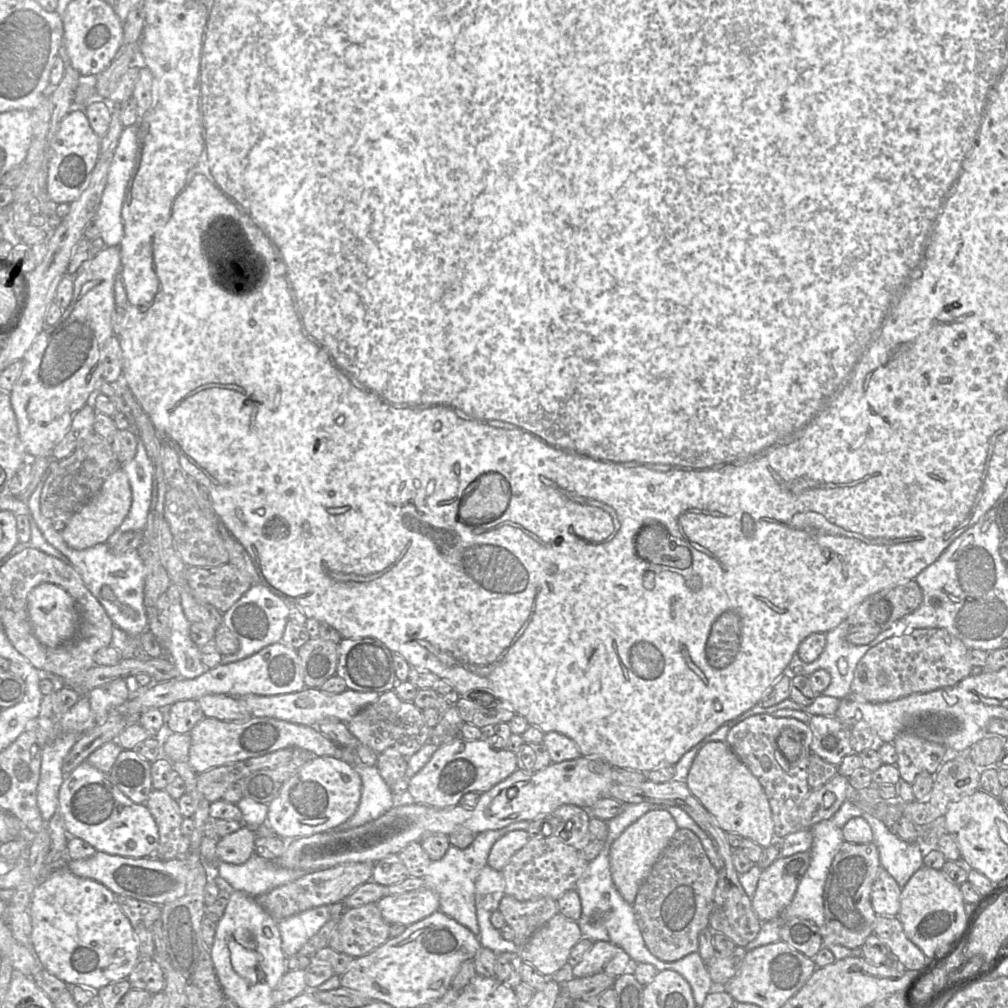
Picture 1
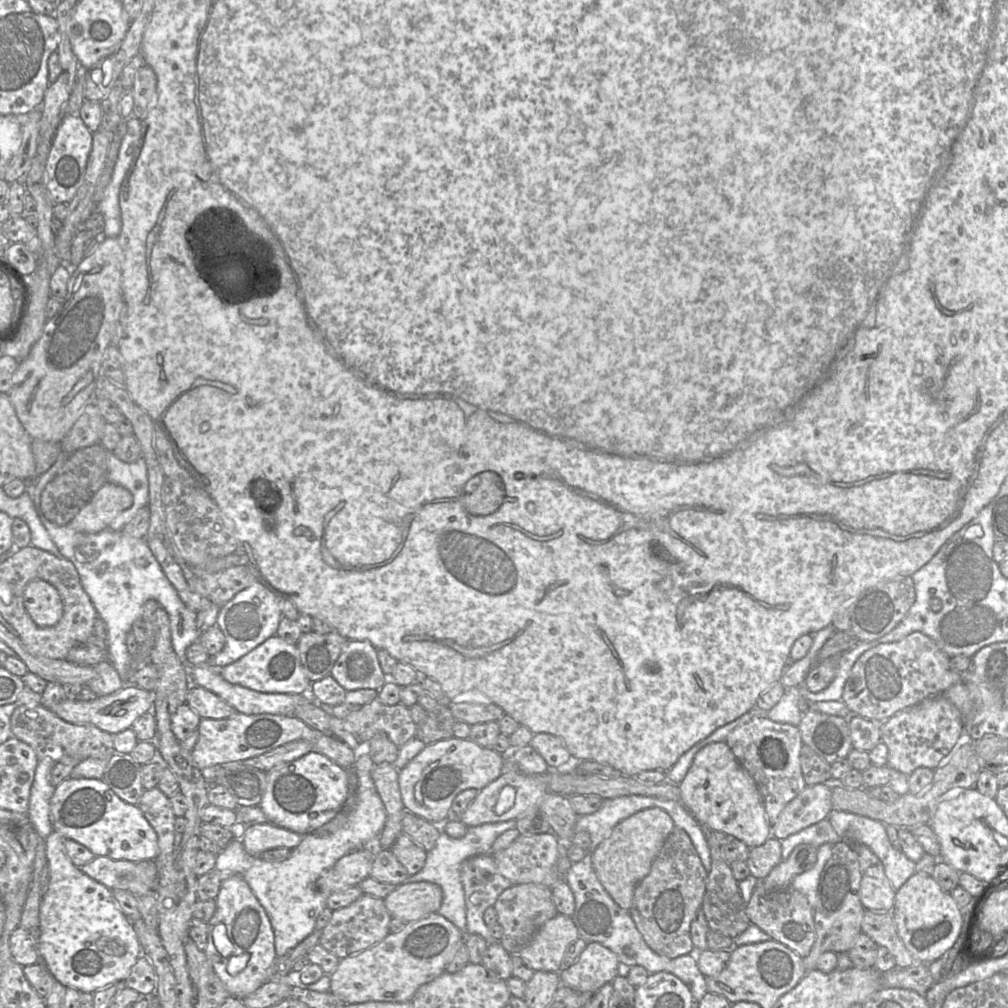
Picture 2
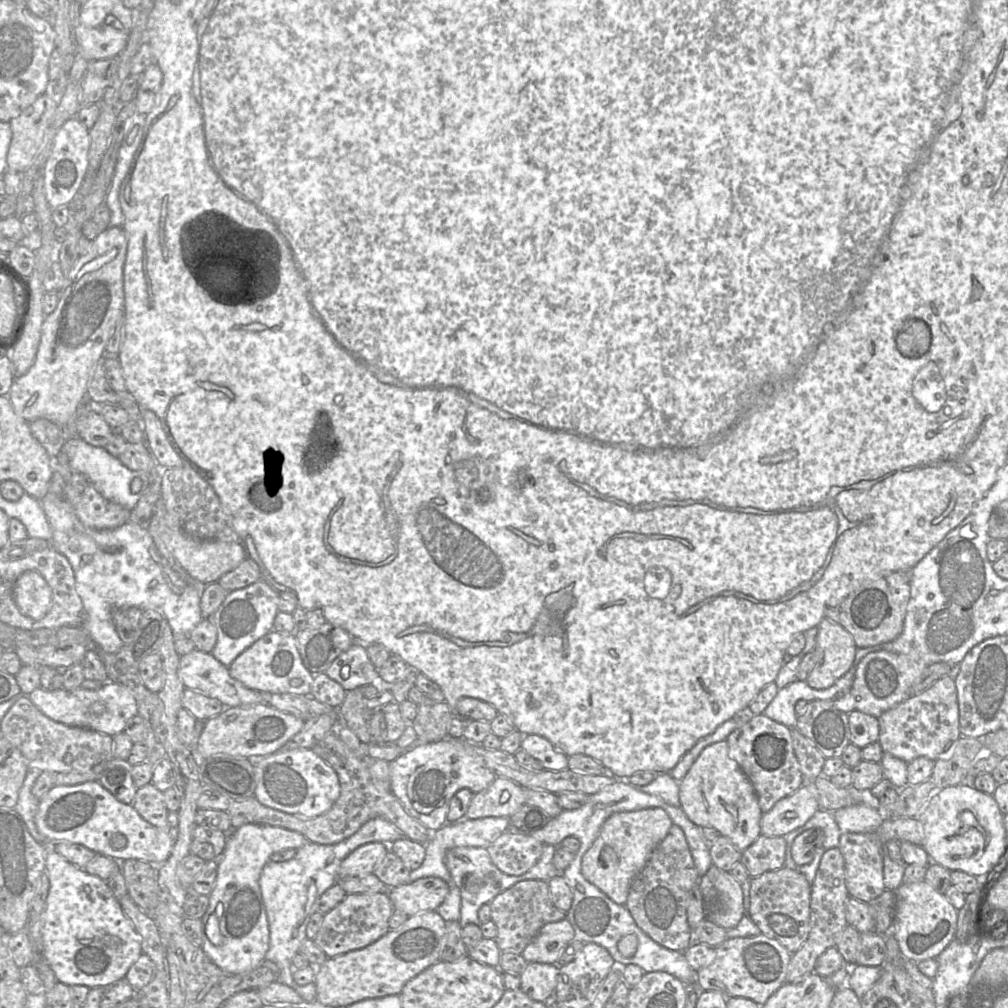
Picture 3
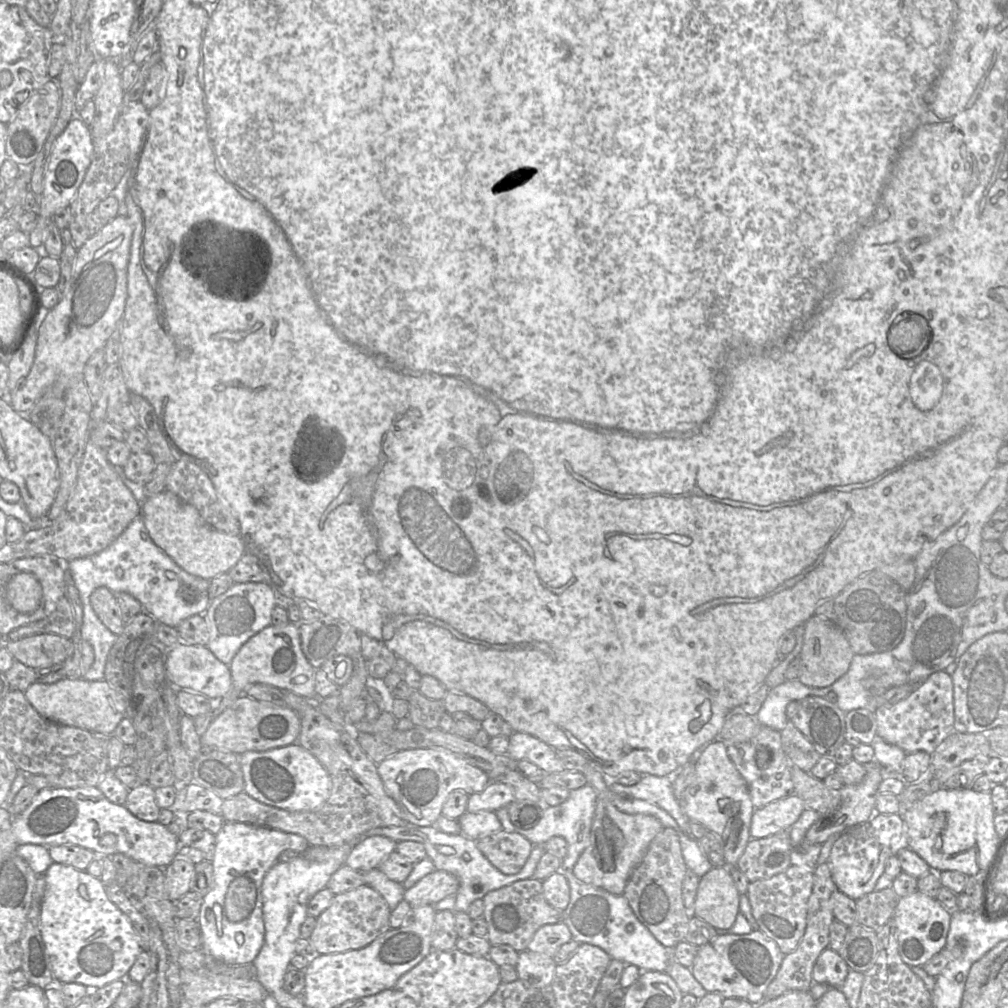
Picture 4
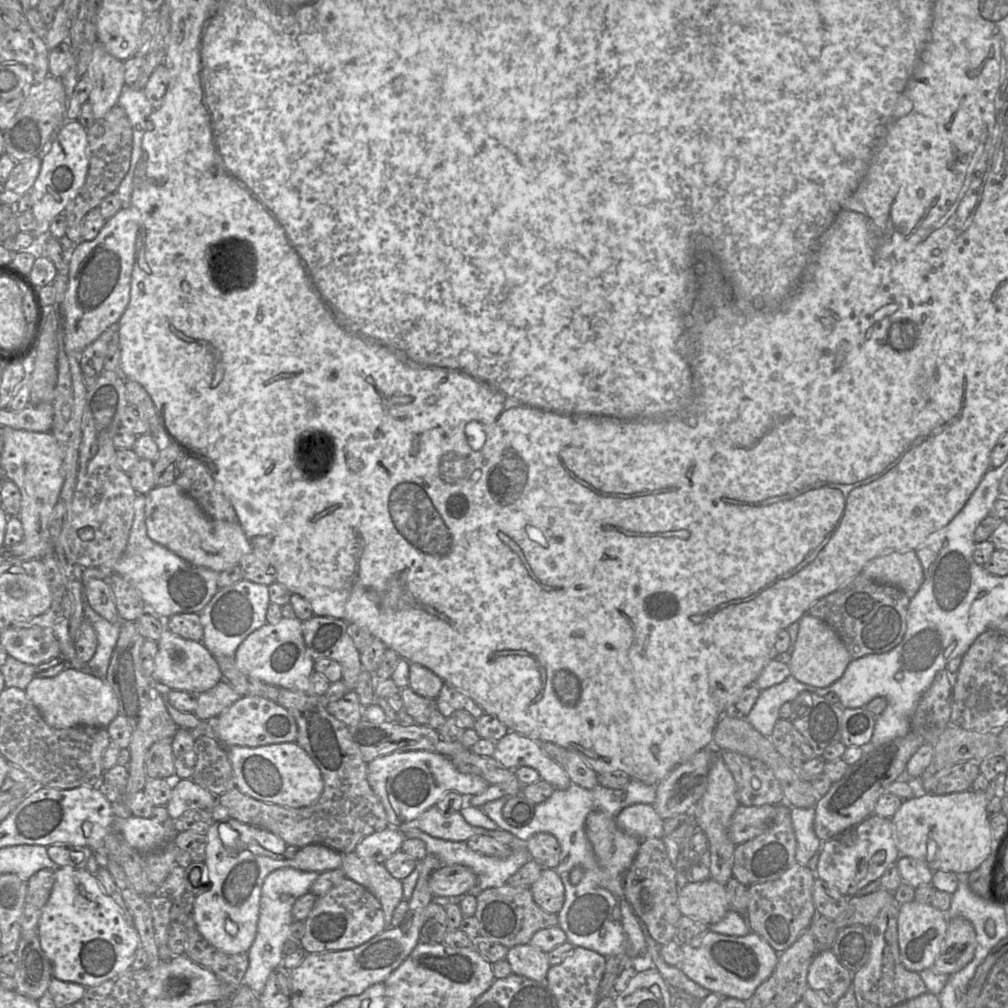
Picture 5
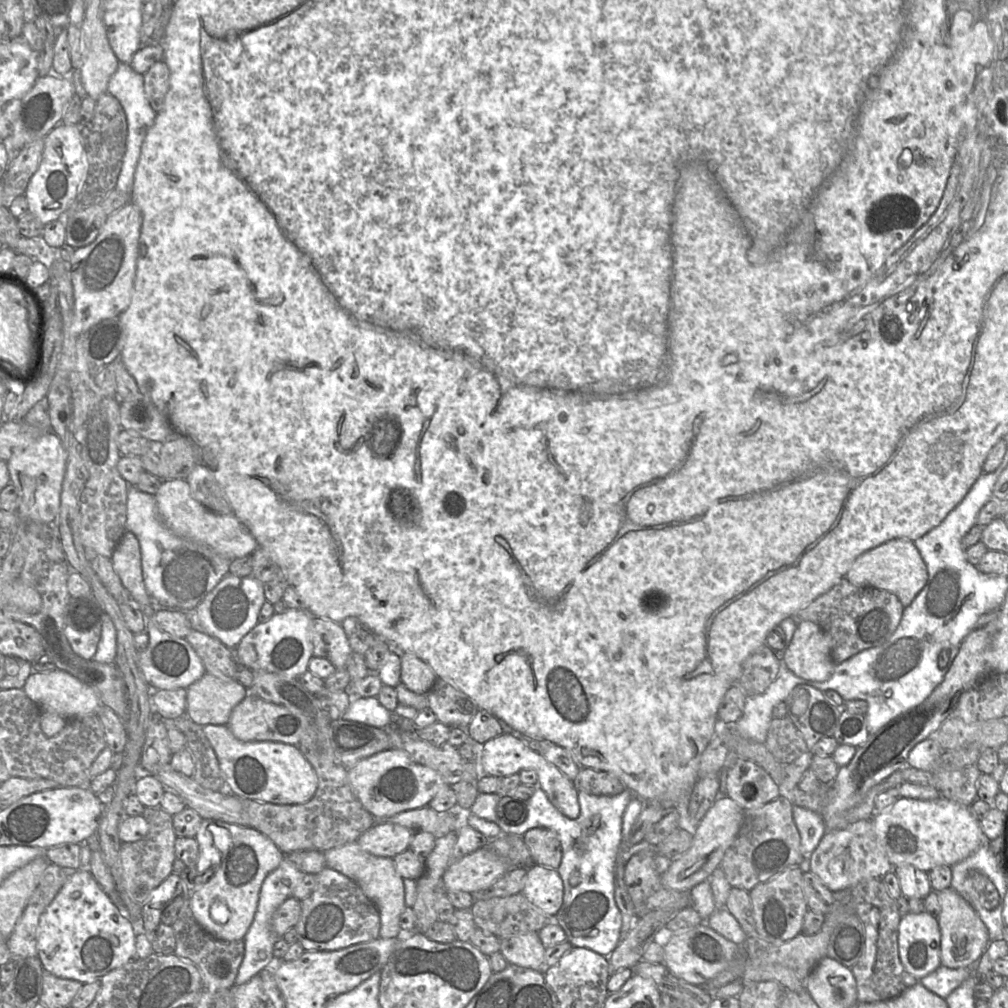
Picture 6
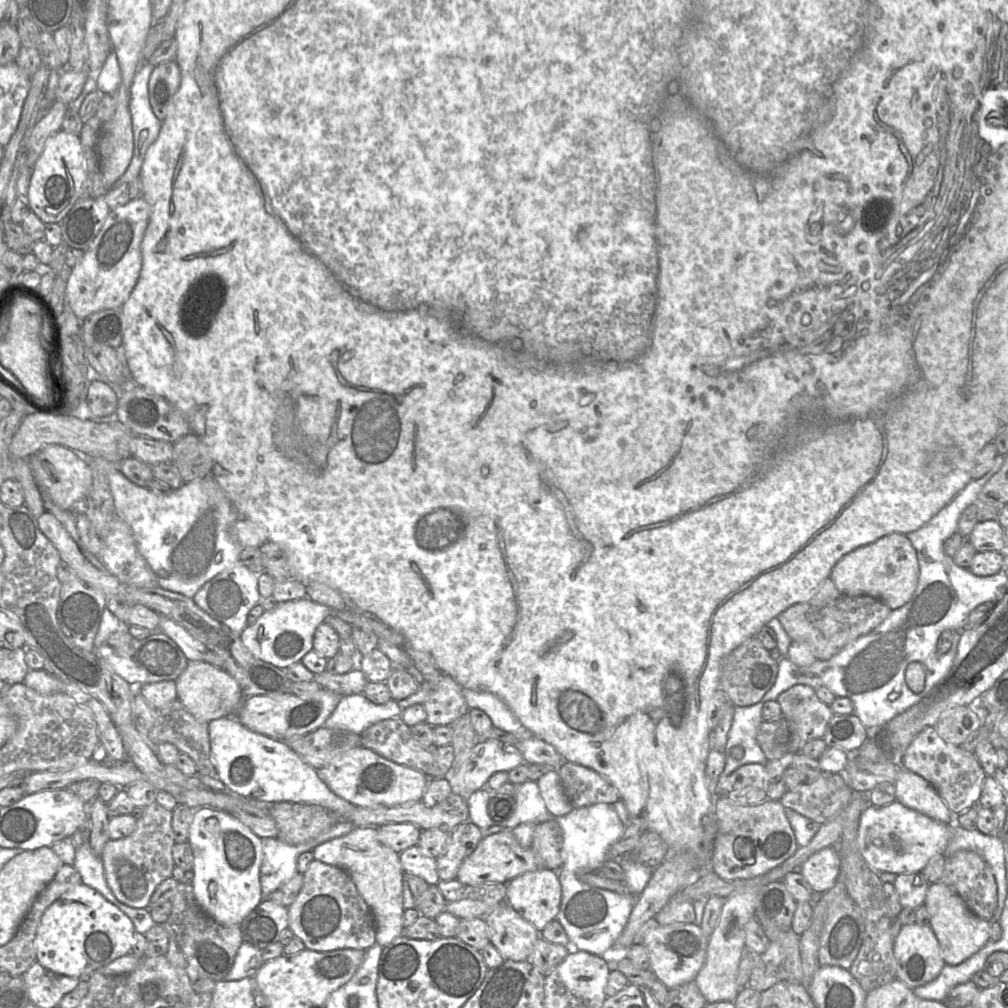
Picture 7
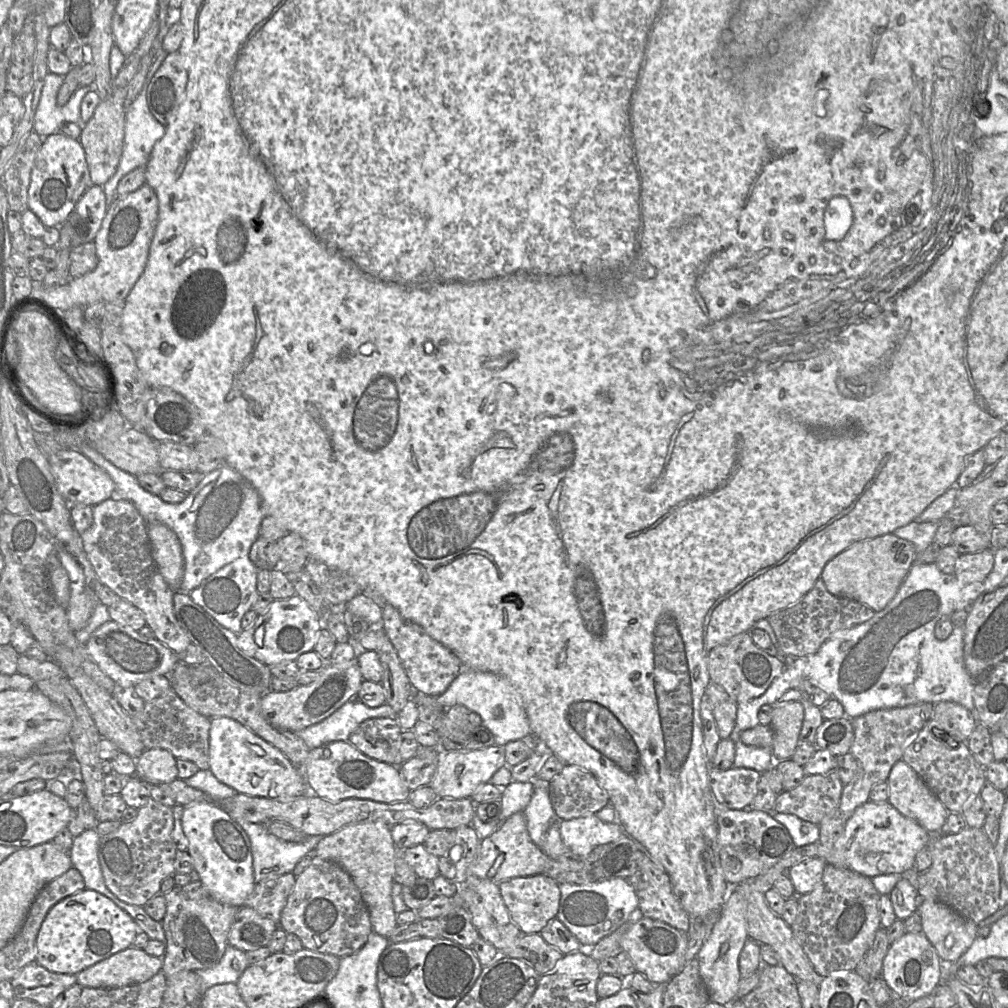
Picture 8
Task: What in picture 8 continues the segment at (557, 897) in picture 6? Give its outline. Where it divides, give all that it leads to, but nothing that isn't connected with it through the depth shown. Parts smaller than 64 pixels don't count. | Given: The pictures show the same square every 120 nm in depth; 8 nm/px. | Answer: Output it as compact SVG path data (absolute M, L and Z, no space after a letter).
M537 874L514 877L501 881L498 886L511 919L524 935L540 933L558 913L560 888L549 876Z

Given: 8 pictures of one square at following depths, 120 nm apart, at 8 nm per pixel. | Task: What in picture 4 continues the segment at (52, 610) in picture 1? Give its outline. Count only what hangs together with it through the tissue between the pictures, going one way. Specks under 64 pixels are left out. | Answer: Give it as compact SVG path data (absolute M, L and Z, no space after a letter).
M20 573L9 581L6 595L10 605L17 612L31 614L40 606L43 591L33 574Z

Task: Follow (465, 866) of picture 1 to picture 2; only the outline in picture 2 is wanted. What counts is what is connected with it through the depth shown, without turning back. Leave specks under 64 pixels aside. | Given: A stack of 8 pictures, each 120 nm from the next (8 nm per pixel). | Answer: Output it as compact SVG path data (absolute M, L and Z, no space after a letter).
M516 820L486 823L479 826L467 827L465 836L460 839L451 838L445 831L442 831L434 848L427 852L426 863L422 870L415 875L408 876L406 882L428 881L441 886L443 900L438 913L466 934L466 903L464 888L461 882L461 865L464 860L470 857L489 854L494 841L505 831L514 828L516 828Z

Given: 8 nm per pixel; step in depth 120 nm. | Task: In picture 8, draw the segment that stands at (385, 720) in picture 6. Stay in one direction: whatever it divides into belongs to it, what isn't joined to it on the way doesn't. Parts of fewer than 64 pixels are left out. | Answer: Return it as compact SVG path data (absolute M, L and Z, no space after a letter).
M355 698L323 721L295 733L309 749L315 749L335 741L348 741L350 734L365 720L371 718L396 719L397 715L387 703L370 708Z

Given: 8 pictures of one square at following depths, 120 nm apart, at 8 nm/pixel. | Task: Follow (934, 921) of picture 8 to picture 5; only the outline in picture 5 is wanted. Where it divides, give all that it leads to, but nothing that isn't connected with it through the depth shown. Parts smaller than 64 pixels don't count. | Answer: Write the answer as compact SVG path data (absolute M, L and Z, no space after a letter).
M962 917L948 919L945 939L932 969L951 975L964 968L974 957L976 932Z

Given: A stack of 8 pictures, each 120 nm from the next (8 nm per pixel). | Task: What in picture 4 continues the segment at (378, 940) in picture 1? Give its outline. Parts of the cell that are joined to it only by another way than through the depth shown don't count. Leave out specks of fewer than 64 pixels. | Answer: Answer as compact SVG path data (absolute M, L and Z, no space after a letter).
M369 885L336 894L331 905L322 912L309 937L317 954L342 953L364 948L390 929L391 910L386 900Z

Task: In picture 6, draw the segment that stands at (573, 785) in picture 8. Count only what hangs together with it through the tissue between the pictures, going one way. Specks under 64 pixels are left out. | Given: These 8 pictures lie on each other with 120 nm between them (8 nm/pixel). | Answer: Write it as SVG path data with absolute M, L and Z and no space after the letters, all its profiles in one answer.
M581 767L573 784L577 791L583 791L596 796L613 796L620 794L626 788L614 774Z

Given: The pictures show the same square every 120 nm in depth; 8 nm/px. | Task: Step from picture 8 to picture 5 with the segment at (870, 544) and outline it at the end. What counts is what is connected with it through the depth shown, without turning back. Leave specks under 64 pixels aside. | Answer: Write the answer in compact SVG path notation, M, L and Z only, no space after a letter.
M912 550L876 557L863 567L861 574L876 582L900 588L910 599L924 581L922 565Z

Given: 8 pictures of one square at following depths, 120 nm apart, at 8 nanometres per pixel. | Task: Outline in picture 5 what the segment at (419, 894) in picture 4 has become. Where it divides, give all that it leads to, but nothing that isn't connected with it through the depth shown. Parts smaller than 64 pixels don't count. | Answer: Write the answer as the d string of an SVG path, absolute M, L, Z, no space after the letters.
M460 864L442 865L429 878L429 888L434 896L446 896L453 901L469 894L476 884L476 874Z

